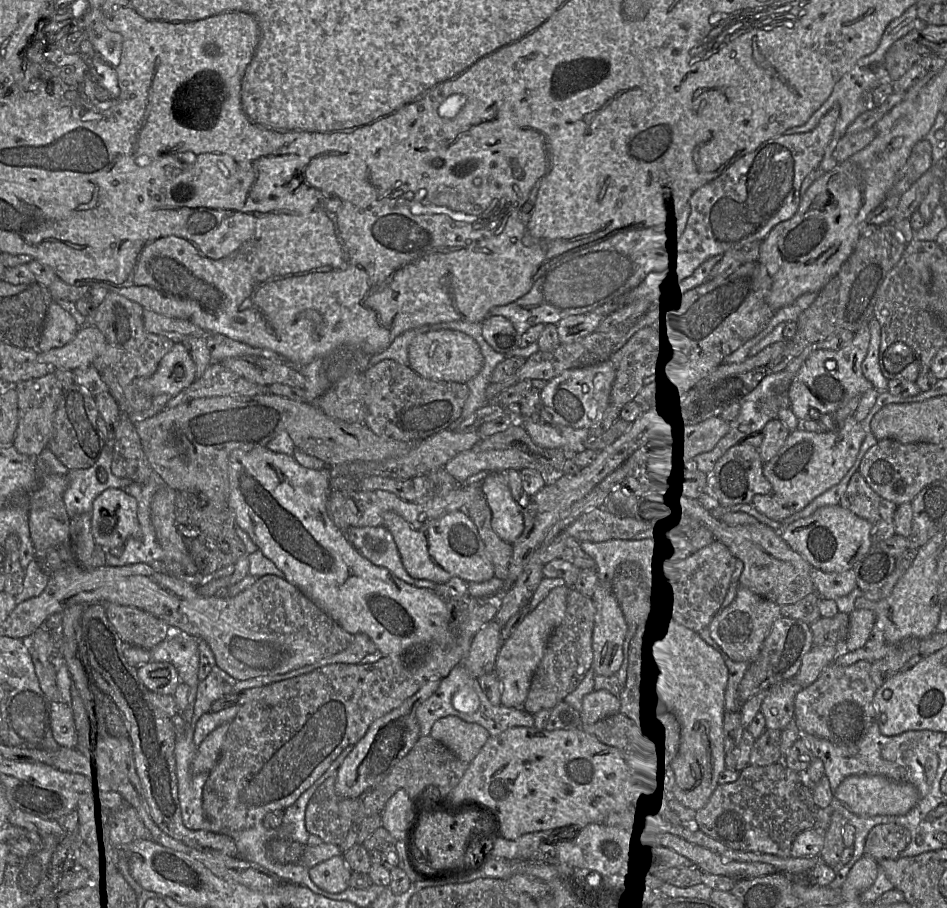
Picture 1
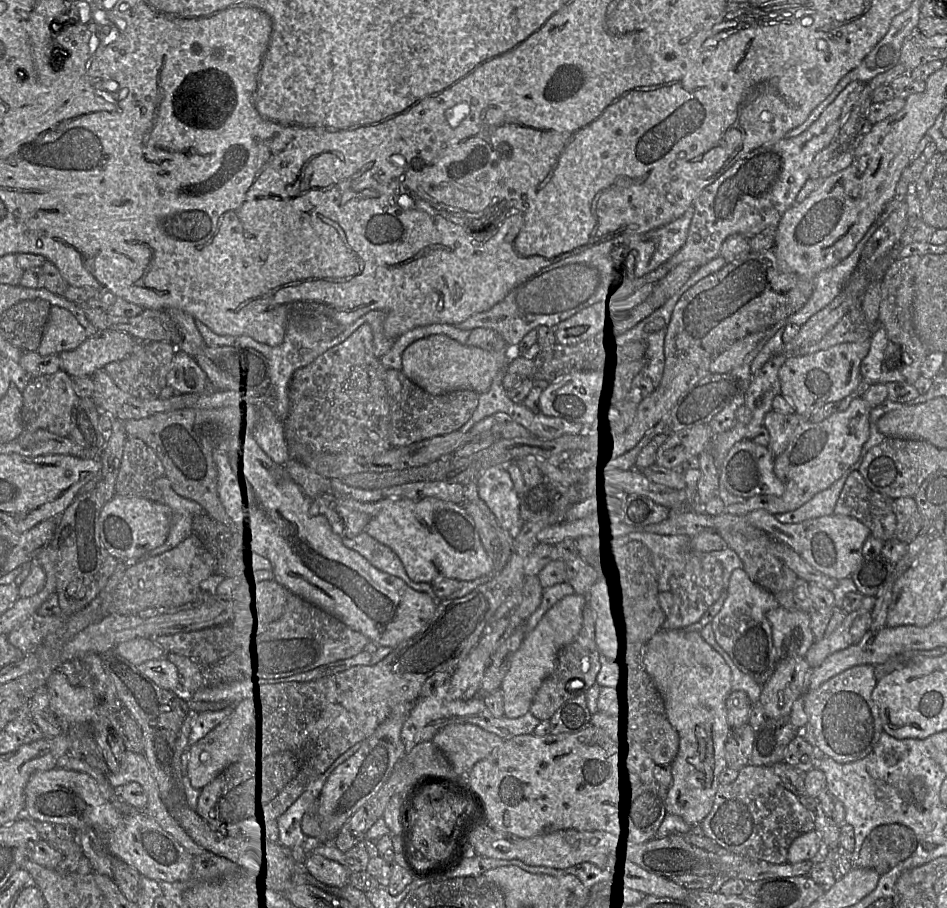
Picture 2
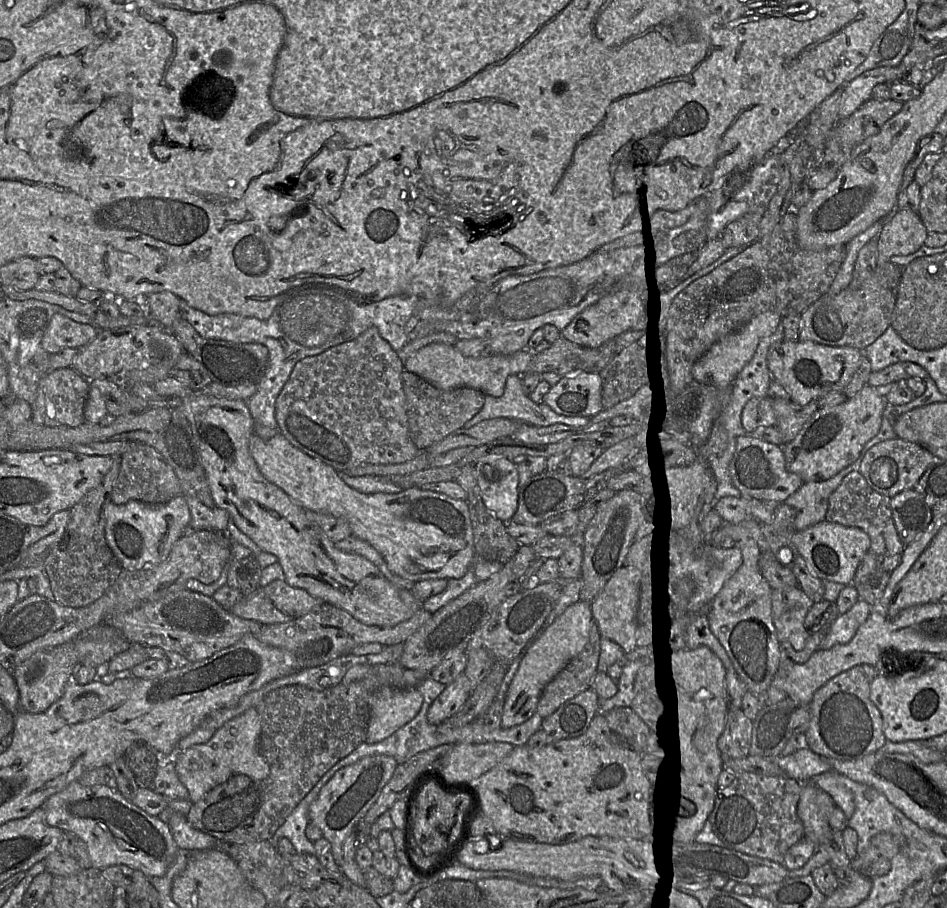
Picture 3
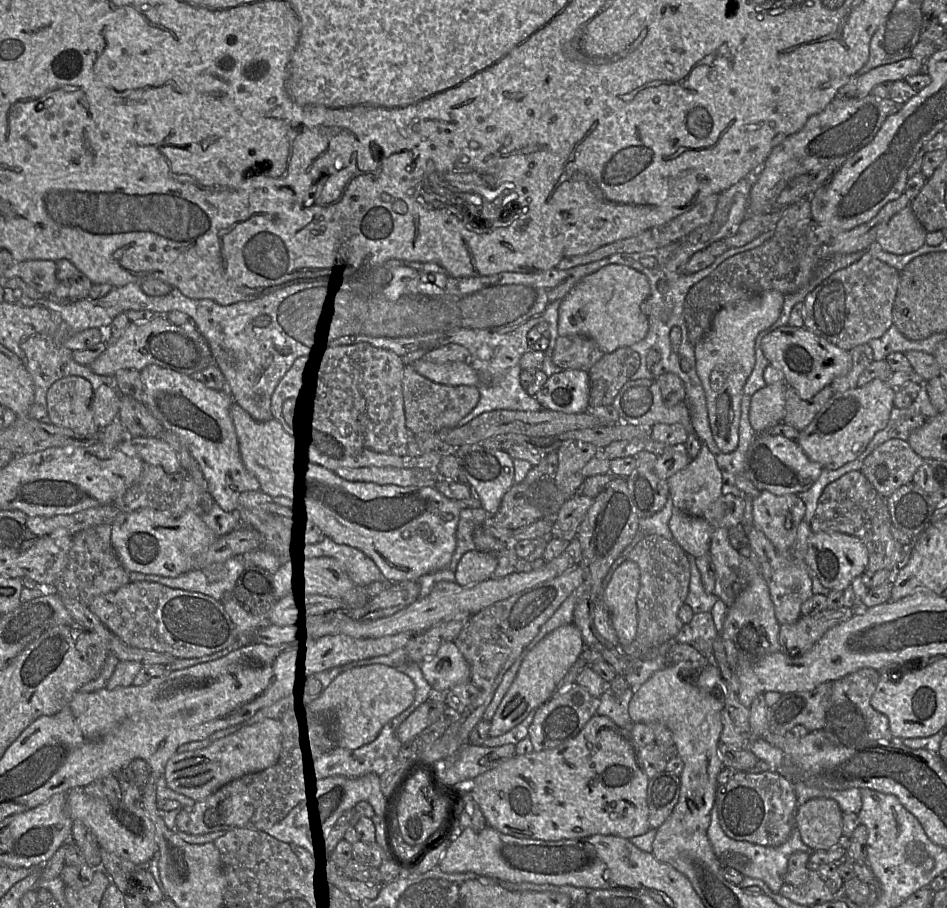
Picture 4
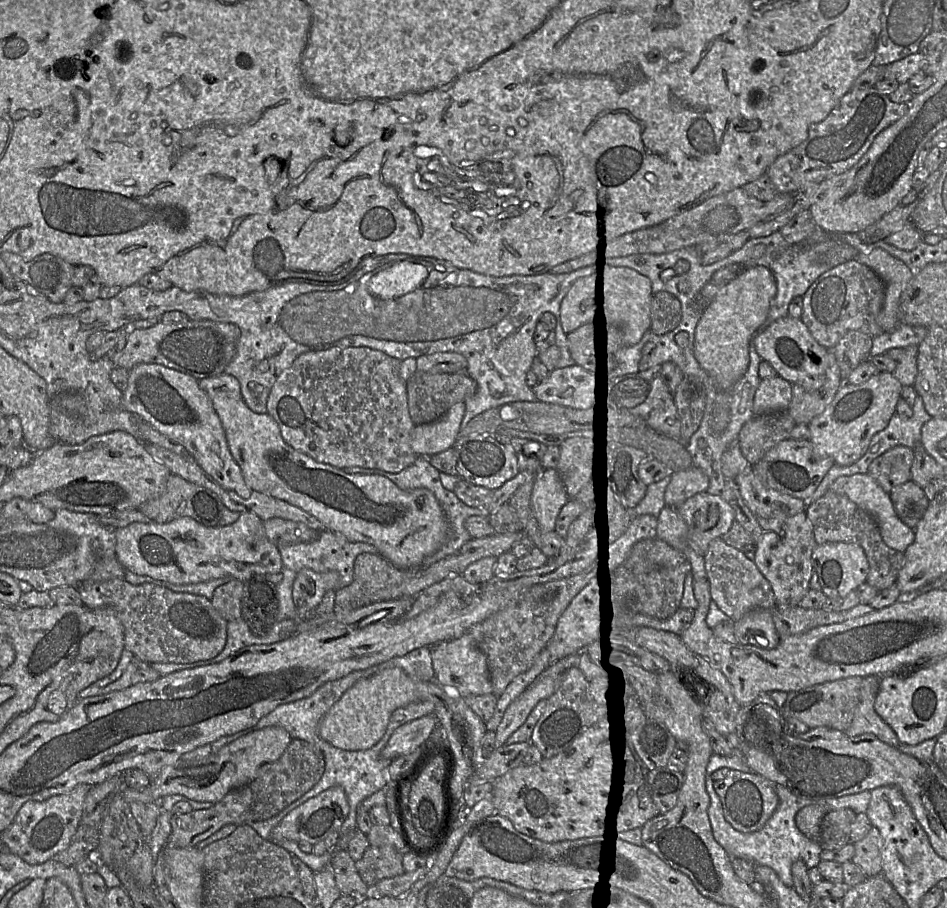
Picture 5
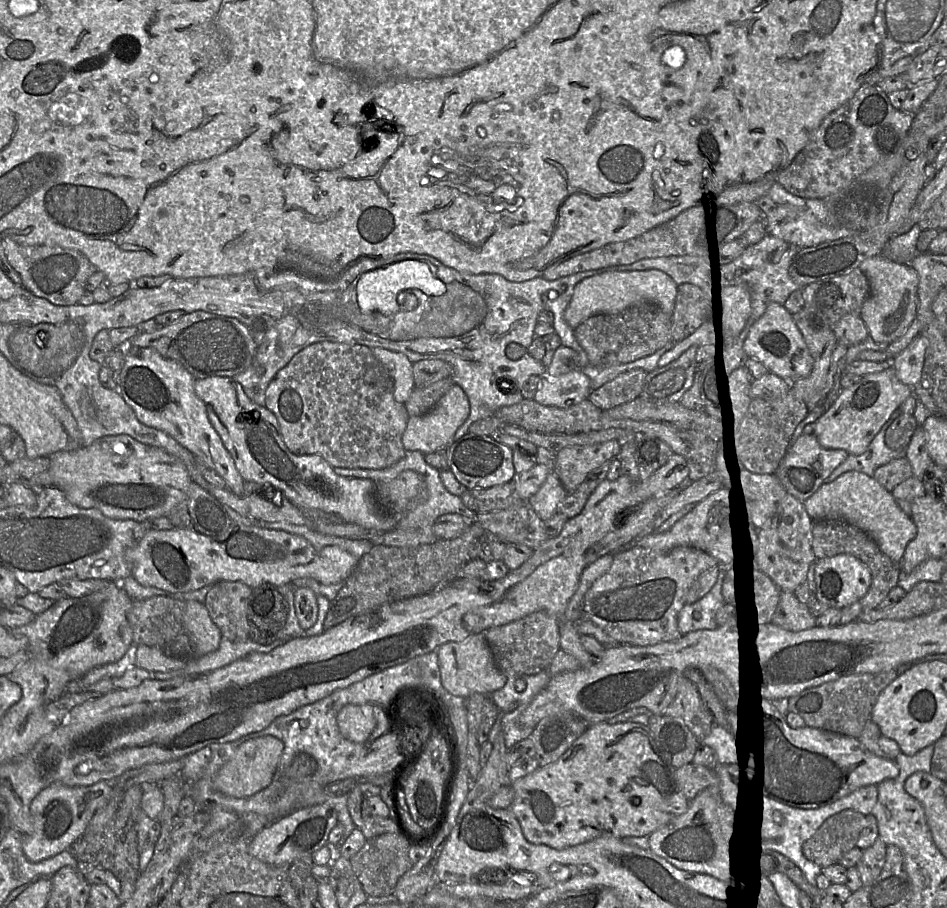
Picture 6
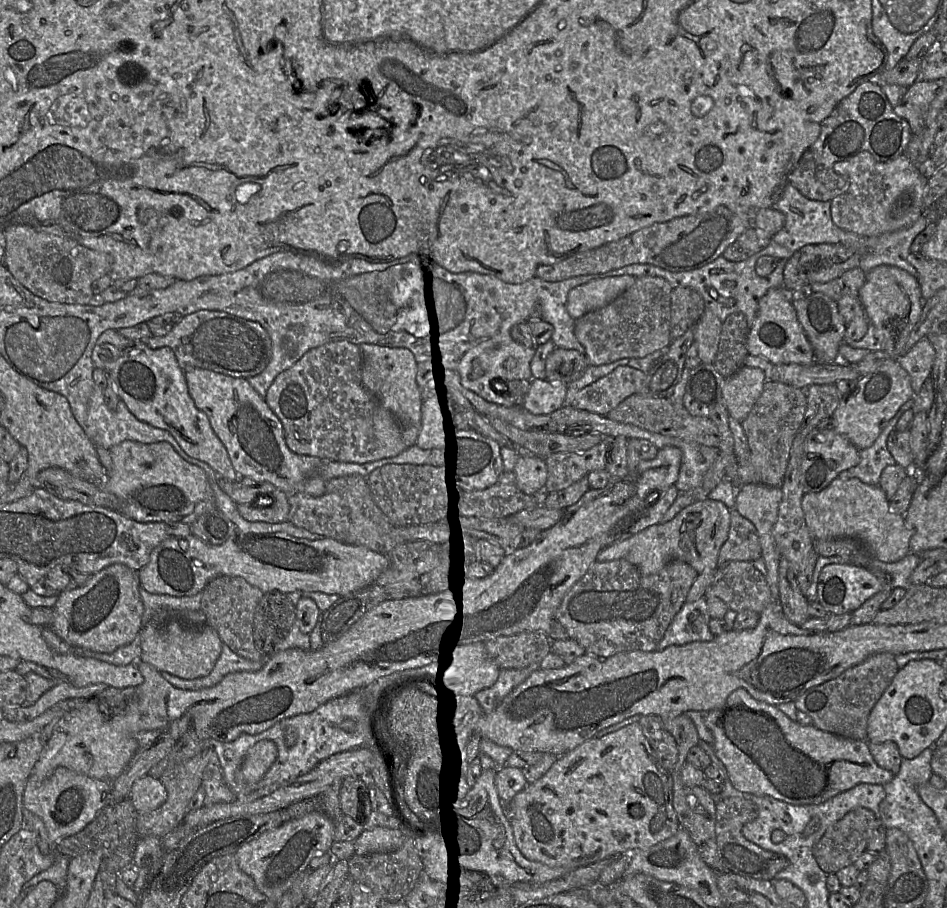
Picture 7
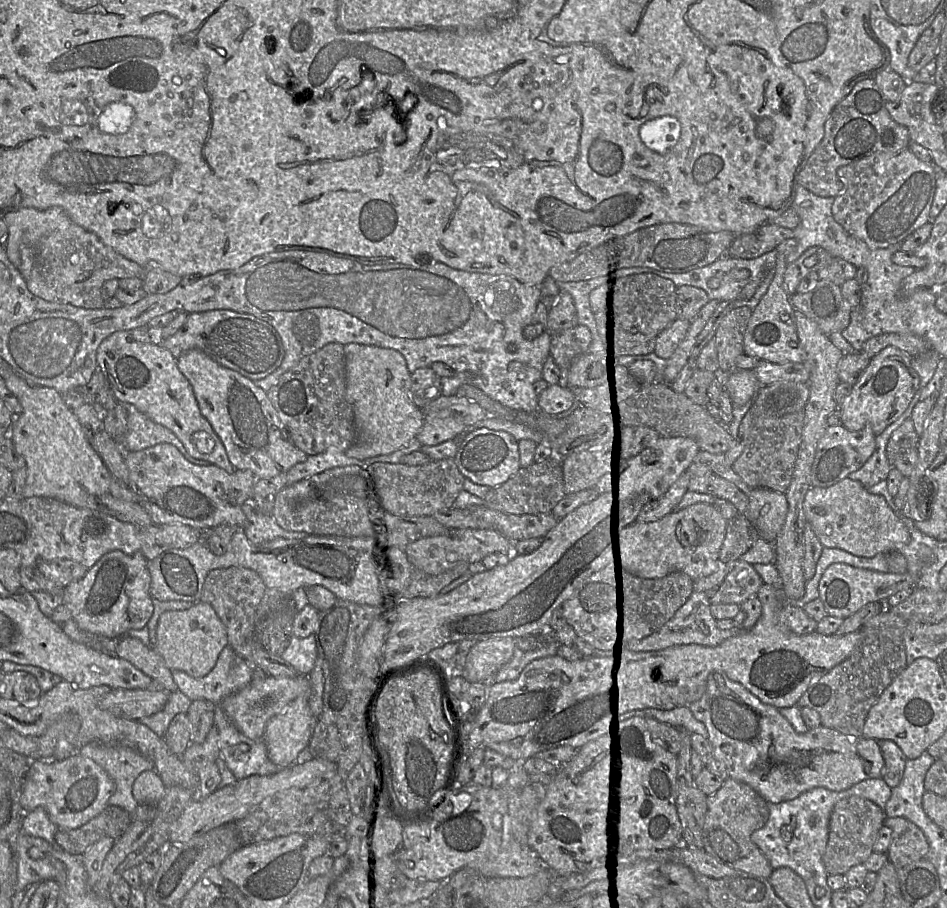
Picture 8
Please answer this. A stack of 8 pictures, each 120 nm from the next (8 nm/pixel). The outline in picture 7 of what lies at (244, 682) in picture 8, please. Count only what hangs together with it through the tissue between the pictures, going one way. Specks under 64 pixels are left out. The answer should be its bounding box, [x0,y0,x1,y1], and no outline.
[161,643,263,690]

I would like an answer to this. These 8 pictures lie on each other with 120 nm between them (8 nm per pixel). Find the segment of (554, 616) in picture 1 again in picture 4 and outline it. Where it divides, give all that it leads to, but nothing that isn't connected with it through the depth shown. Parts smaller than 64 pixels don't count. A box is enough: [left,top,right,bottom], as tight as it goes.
[489,623,585,737]

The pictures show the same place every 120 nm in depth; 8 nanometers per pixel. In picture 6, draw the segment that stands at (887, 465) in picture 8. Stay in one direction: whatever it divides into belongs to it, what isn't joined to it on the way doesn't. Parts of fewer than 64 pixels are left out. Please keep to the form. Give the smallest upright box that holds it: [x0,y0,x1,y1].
[824,407,907,483]

